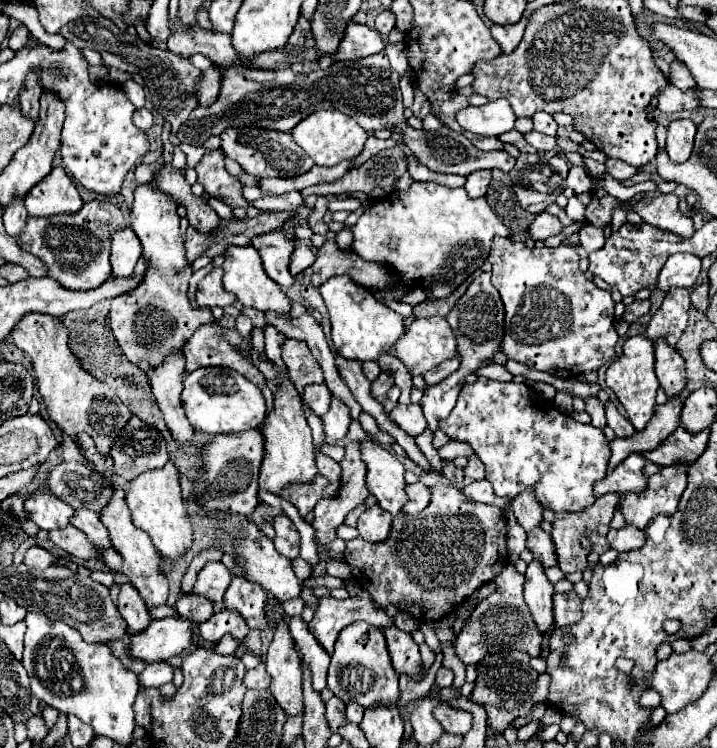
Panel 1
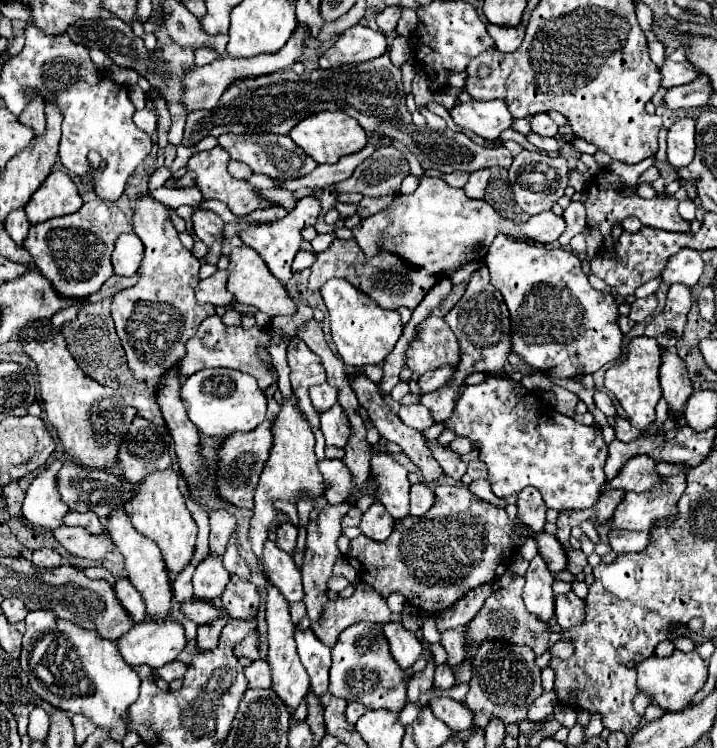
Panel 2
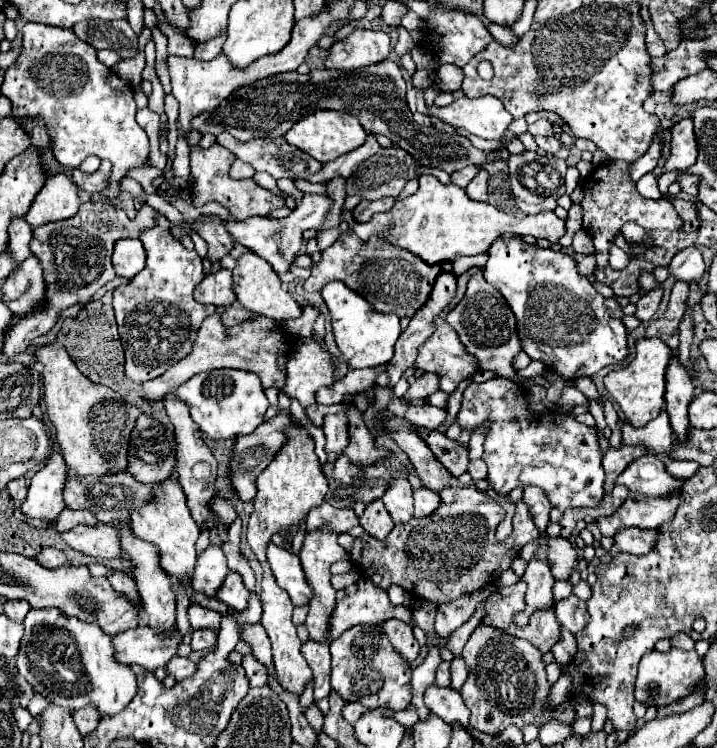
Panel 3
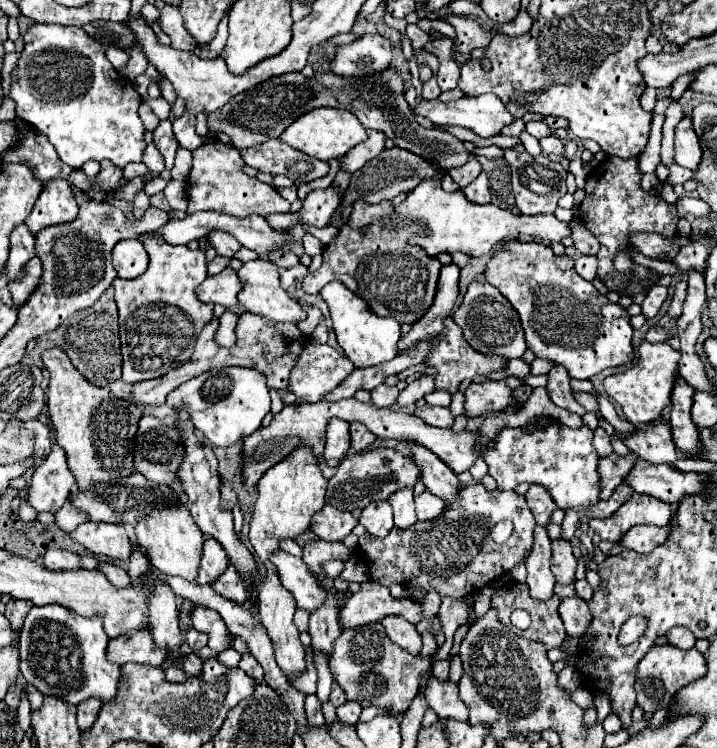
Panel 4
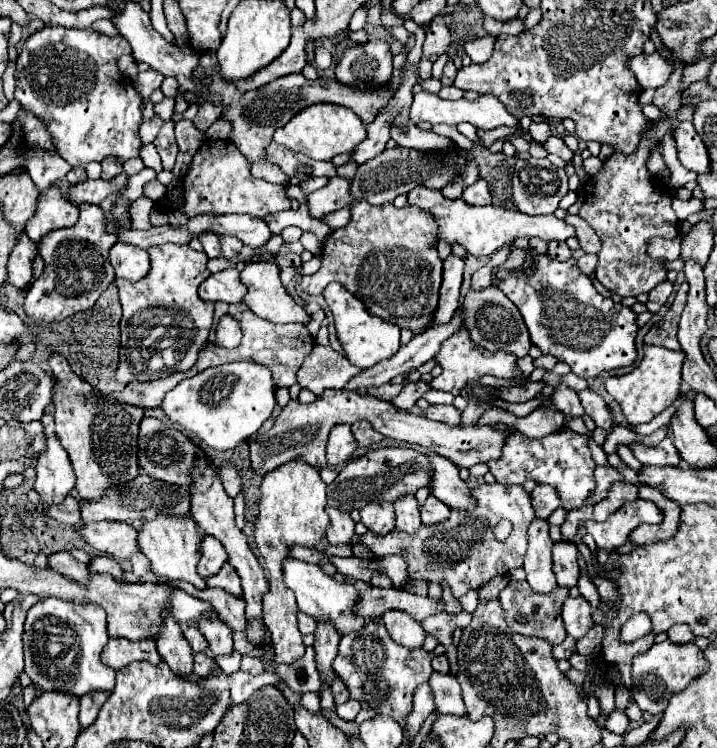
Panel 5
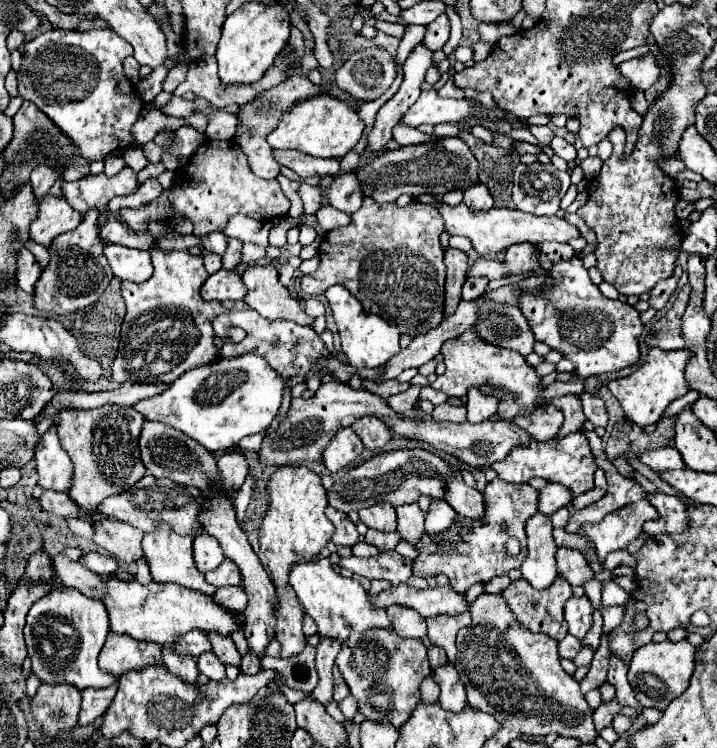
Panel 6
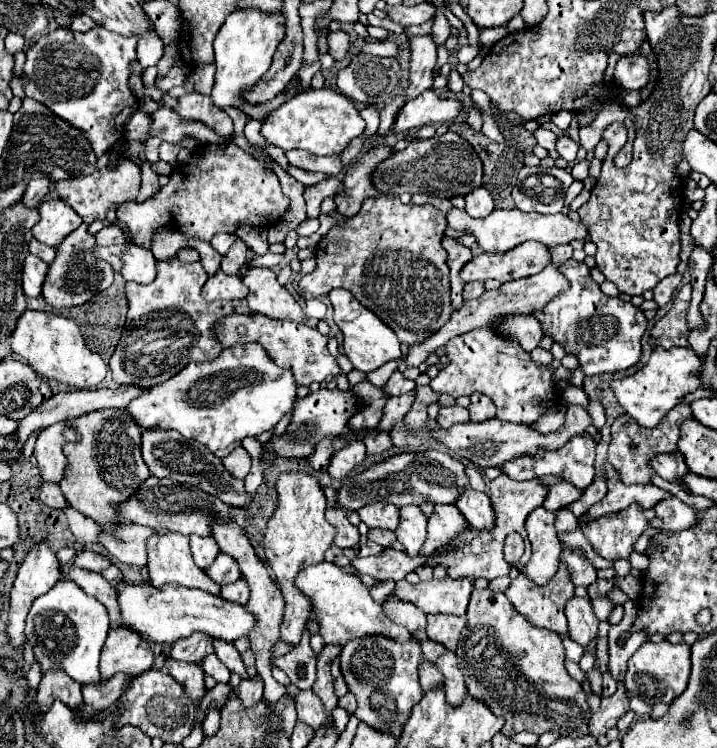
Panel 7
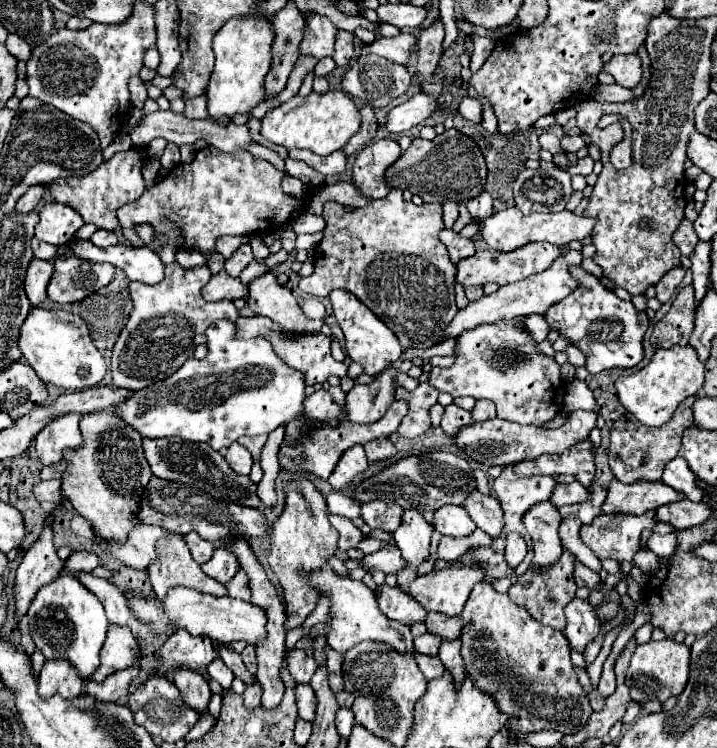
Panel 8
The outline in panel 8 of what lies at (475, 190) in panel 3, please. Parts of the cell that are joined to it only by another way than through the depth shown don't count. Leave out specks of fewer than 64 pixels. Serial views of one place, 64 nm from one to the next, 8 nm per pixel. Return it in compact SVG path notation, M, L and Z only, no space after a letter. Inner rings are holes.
M482 192L480 196L474 196L472 200L466 200L466 208L470 212L472 218L484 220L488 216L492 216L494 208L492 208L492 196L488 192Z

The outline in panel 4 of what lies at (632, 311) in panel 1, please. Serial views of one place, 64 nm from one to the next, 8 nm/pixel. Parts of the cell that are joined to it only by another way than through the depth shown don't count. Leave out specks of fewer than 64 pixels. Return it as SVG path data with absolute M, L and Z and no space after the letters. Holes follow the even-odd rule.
M654 286L654 288L650 288L650 290L646 292L644 302L640 304L642 314L644 314L646 318L654 318L654 316L658 314L662 302L666 300L666 296L668 296L668 288L664 288L664 286Z

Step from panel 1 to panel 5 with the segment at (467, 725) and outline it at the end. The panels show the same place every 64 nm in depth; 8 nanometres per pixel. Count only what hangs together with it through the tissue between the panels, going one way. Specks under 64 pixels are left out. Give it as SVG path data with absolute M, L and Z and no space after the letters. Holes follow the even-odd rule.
M434 672L430 676L428 684L432 688L432 696L434 696L434 704L436 704L438 714L454 714L454 716L466 714L462 690L460 690L456 676Z

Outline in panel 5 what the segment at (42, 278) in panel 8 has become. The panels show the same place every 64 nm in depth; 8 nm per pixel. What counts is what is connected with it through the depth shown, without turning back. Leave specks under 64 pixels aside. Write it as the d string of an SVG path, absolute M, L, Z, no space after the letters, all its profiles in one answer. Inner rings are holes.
M22 232L20 240L16 240L16 248L10 252L8 260L8 284L16 288L24 288L32 278L32 260L38 254L38 246L34 240L28 240L28 234Z

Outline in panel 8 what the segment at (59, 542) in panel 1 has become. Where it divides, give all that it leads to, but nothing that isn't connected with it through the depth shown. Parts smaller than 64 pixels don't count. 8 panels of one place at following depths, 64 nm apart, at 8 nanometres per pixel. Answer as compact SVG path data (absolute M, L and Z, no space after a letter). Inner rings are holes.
M136 524L132 532L128 534L128 540L124 544L108 542L108 548L116 560L122 564L136 568L136 570L146 570L152 560L156 560L156 540L168 536L158 526L146 526L146 524Z

